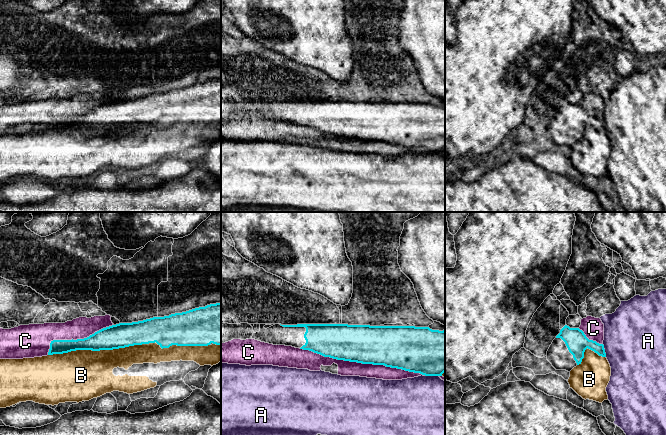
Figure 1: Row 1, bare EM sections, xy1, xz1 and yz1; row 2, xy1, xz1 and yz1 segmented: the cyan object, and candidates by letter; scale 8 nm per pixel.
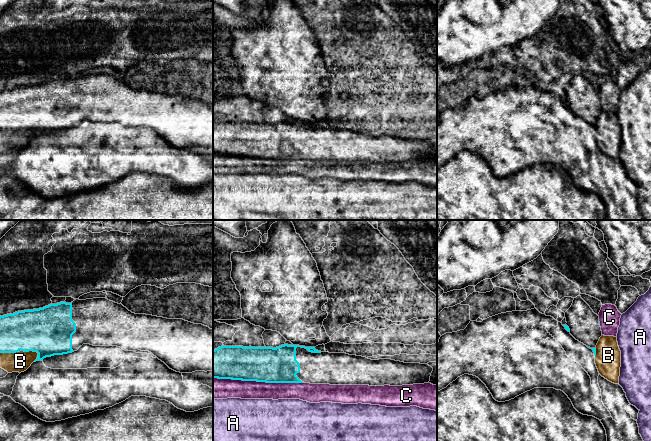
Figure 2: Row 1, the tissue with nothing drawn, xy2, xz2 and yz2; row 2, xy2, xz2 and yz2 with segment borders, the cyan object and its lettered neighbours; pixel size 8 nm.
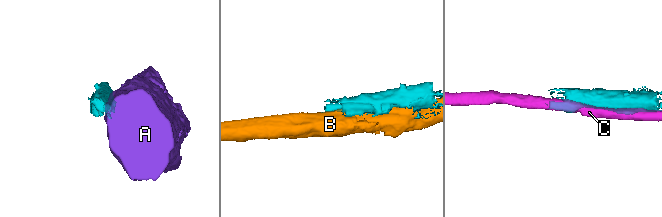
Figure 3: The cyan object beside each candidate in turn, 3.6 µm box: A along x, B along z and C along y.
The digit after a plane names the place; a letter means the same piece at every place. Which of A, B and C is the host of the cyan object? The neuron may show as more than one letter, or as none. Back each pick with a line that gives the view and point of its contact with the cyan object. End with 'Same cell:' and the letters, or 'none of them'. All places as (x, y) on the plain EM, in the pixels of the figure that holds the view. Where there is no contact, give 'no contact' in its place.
Same cell: none of them

